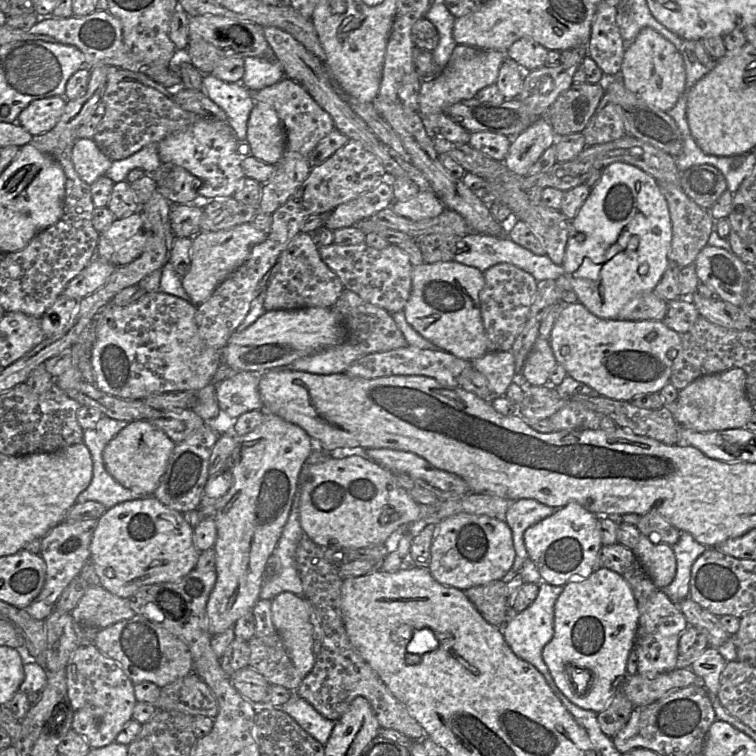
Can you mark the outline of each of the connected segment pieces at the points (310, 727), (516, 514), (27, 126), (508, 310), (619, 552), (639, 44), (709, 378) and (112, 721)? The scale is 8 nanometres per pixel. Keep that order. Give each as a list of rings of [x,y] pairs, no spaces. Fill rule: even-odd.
[[[296,692],[280,706],[281,710],[292,717],[307,733],[322,745],[326,745],[336,721],[322,716],[309,702]]]
[[[528,498],[518,499],[510,503],[505,514],[499,519],[502,519],[511,530],[515,559],[502,581],[507,583],[514,579],[519,574],[524,562],[529,558],[524,545],[525,530],[552,515],[557,509]]]
[[[53,96],[31,102],[18,116],[18,123],[33,137],[53,129],[65,111],[65,97]]]
[[[498,263],[484,272],[480,310],[489,352],[511,351],[513,343],[529,319],[537,281],[528,272],[509,263]]]
[[[622,544],[602,545],[597,567],[608,568],[620,574],[630,585],[638,606],[645,603],[658,589],[635,553]]]
[[[650,27],[640,30],[633,43],[624,52],[619,77],[626,89],[649,106],[664,112],[672,109],[685,90],[684,61],[676,47]]]
[[[732,368],[729,370],[726,370],[724,372],[715,373],[715,374],[709,374],[701,376],[694,381],[692,381],[689,385],[687,385],[684,389],[679,390],[678,398],[676,402],[672,406],[664,406],[664,407],[671,407],[671,411],[673,413],[673,416],[677,422],[677,424],[685,429],[690,429],[695,432],[711,432],[711,431],[720,431],[720,430],[726,430],[726,429],[736,429],[736,428],[745,428],[746,423],[749,421],[750,417],[754,413],[751,404],[747,398],[746,395],[746,373],[741,368]]]
[[[94,644],[79,646],[66,666],[68,698],[73,710],[72,730],[85,738],[90,748],[100,748],[113,741],[132,719],[137,703],[133,682],[121,667]]]

